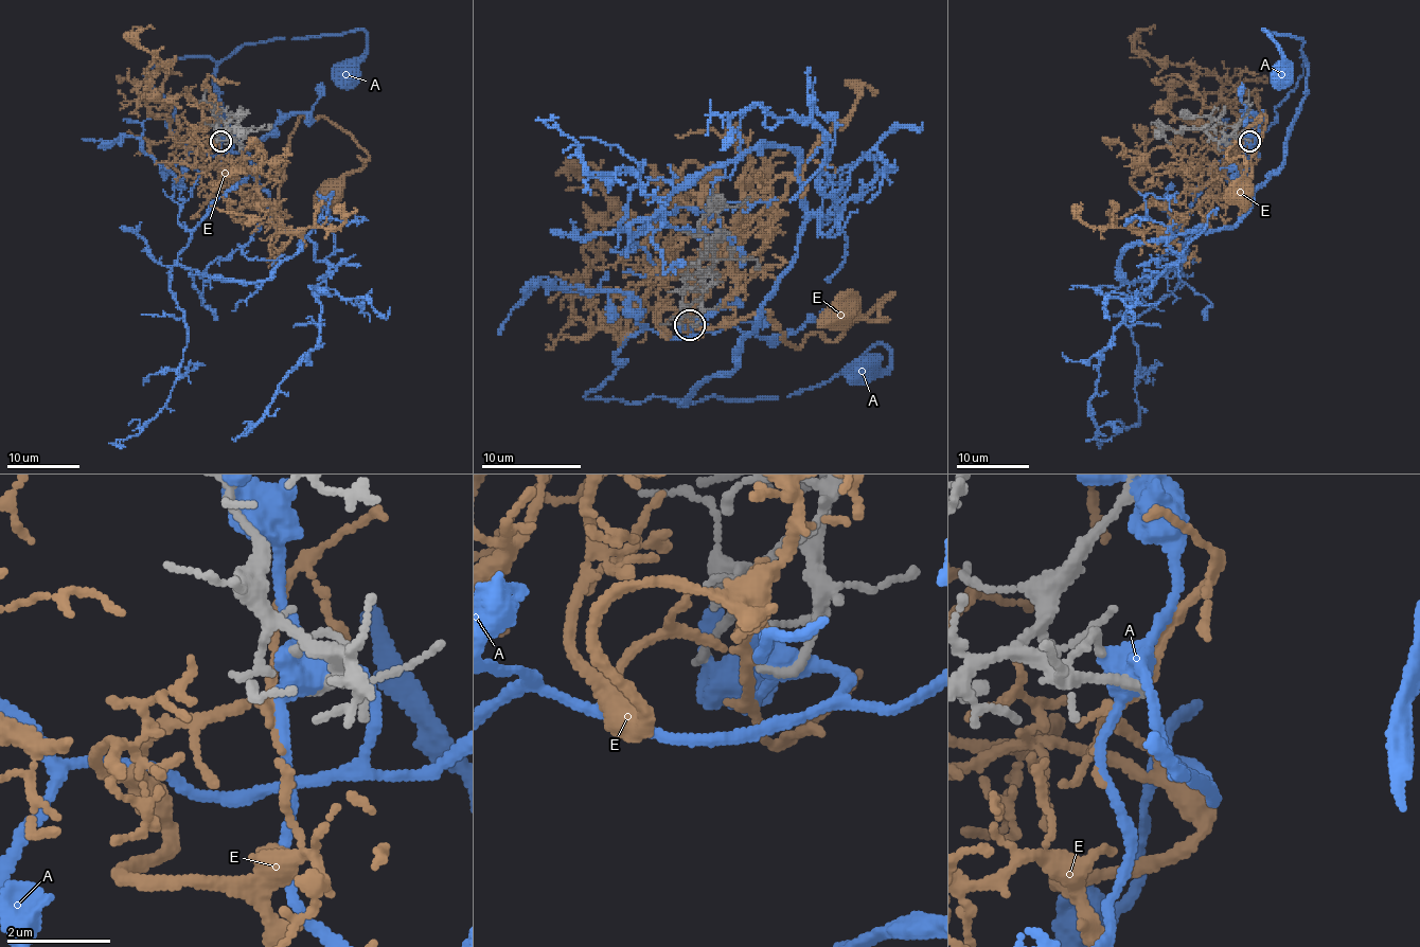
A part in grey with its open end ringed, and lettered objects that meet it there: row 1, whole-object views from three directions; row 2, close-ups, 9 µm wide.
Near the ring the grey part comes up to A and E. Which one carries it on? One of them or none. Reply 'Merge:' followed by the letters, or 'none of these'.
Merge: E

